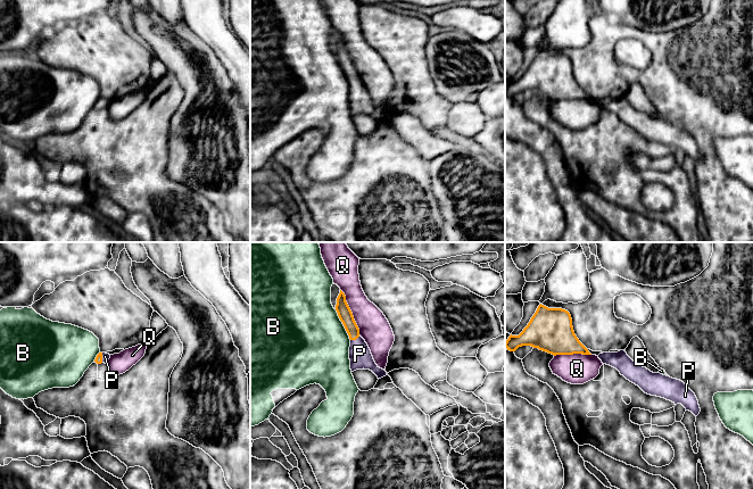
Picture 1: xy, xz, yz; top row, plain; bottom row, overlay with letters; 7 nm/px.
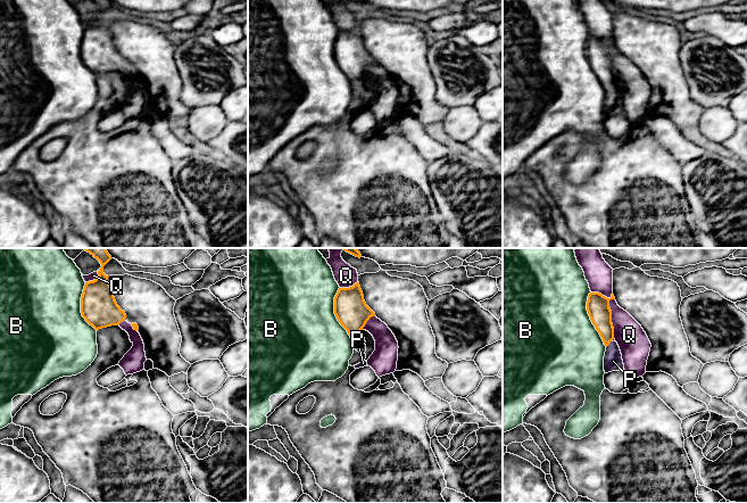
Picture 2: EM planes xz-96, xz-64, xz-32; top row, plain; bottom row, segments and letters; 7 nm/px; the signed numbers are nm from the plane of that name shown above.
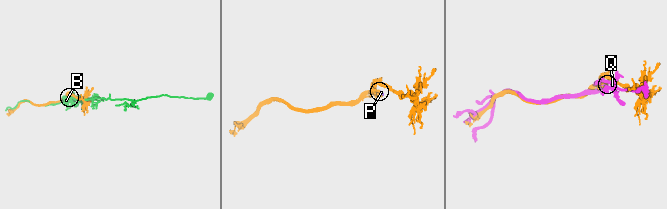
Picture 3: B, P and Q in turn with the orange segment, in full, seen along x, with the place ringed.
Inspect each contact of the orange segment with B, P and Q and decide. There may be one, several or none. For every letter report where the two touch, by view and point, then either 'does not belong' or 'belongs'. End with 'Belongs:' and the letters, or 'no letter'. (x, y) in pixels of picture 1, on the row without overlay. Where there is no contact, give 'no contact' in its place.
B: xz (342, 68) | does not belong
P: xz (355, 84) | belongs
Q: xz (350, 57) | does not belong
Belongs: P

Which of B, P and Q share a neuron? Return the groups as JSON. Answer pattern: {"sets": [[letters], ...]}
{"sets": [["B"], ["P"], ["Q"]]}

